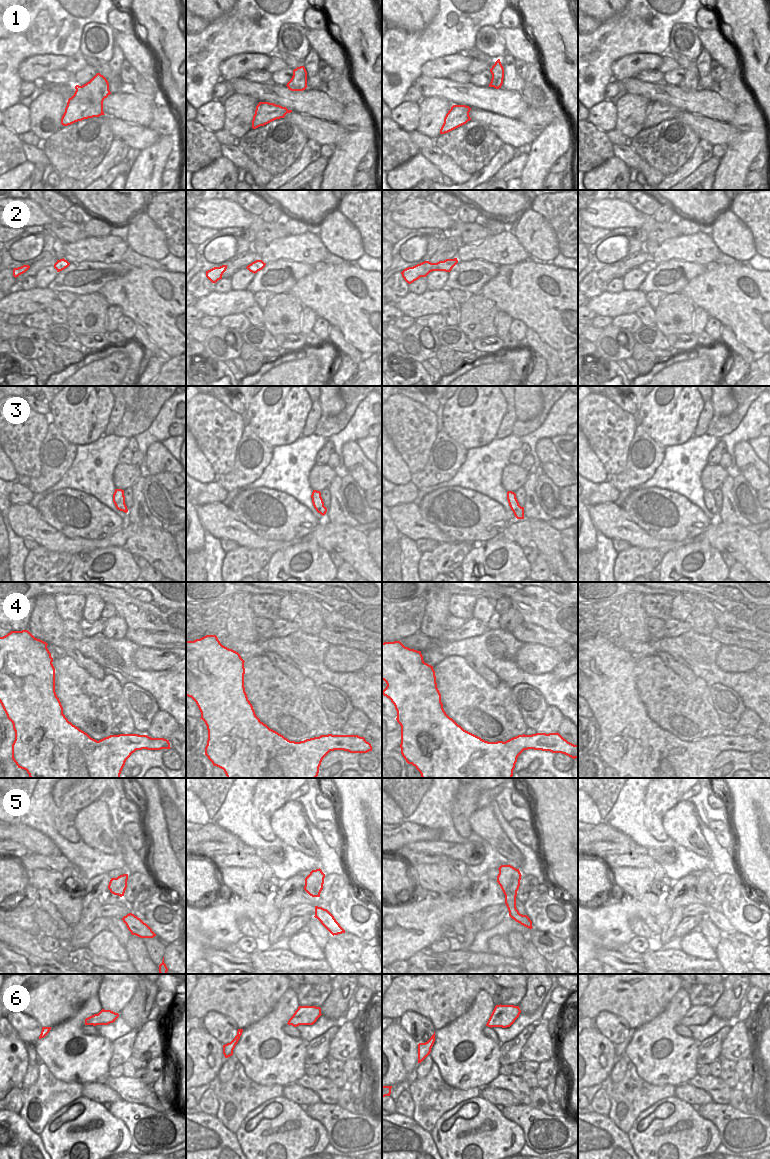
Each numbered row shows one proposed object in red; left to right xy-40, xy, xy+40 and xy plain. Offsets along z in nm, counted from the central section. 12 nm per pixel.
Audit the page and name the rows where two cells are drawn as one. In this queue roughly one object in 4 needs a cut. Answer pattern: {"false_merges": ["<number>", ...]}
{"false_merges": []}

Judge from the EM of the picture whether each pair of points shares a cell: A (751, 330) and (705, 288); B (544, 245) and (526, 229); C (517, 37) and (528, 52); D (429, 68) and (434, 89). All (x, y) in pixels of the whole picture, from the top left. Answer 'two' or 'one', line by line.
A: one
B: one
C: one
D: two

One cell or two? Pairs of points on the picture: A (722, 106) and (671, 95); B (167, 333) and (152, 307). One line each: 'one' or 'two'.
A: one
B: one

